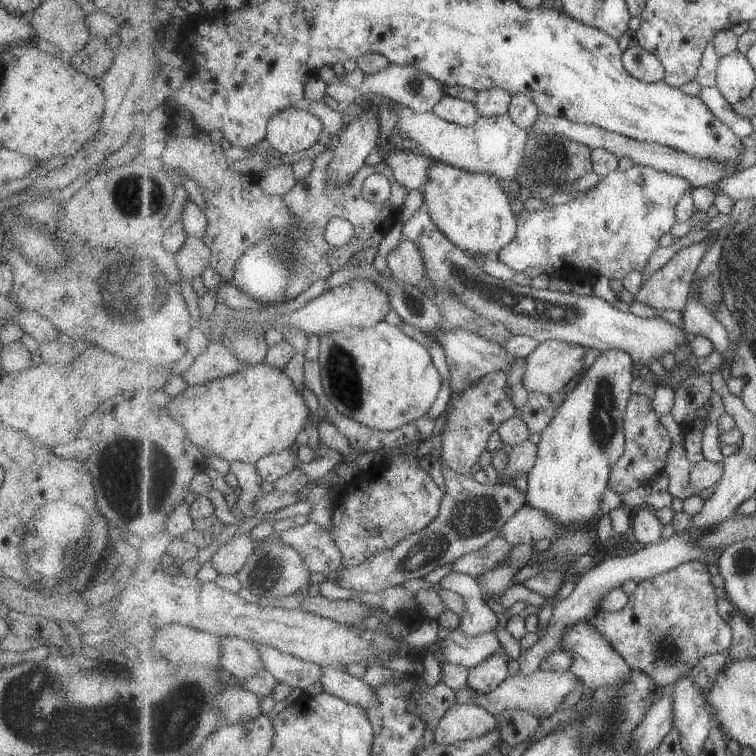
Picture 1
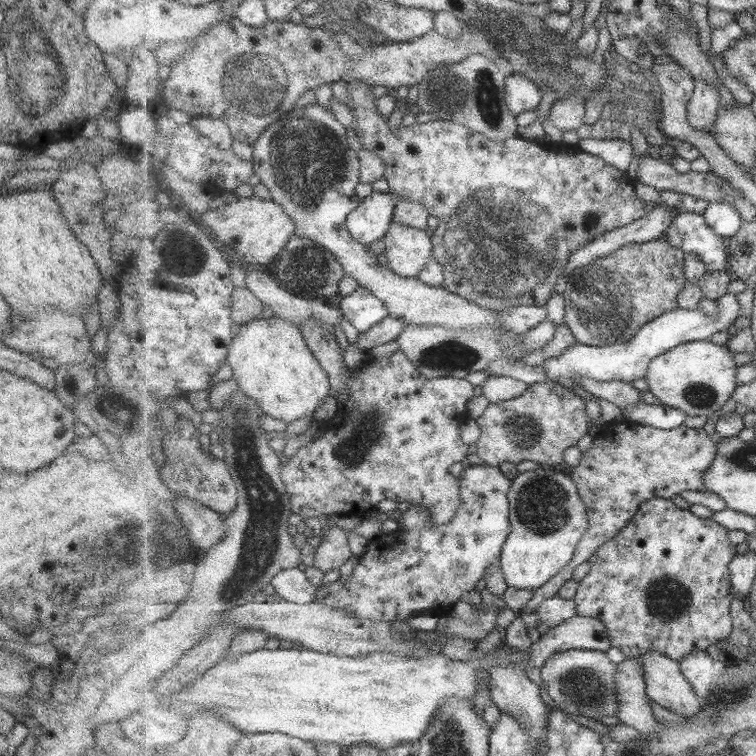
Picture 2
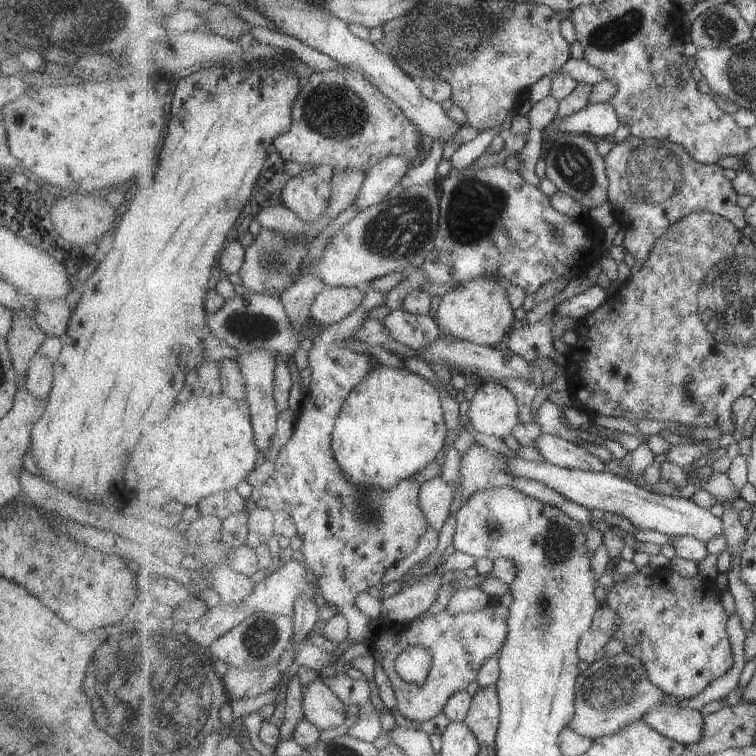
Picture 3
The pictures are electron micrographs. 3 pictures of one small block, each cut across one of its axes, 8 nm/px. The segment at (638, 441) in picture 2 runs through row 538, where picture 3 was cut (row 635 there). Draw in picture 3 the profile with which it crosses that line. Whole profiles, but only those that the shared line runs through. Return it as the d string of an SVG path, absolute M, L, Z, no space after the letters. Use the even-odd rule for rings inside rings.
M611 606L599 607L591 628L583 633L578 646L580 659L589 665L597 662L605 656L605 646L613 638L612 634L617 630L620 623L619 613Z

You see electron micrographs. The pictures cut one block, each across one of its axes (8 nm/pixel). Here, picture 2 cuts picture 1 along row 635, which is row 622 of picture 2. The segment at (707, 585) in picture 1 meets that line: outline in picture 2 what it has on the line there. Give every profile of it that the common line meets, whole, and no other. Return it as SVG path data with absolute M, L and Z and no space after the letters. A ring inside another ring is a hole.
M658 498L651 499L644 502L640 506L638 513L632 518L630 523L623 529L615 538L606 542L601 548L592 556L590 560L590 570L588 574L580 581L579 590L574 598L577 603L577 614L581 617L599 618L601 622L605 622L608 626L609 638L612 640L612 646L620 649L629 659L639 659L645 652L657 650L661 654L668 655L669 658L677 661L683 660L689 654L695 654L699 650L708 650L721 639L726 640L734 629L734 622L732 619L732 602L733 588L732 574L730 569L731 561L738 555L737 547L731 544L729 538L729 531L721 523L715 522L711 517L699 518L689 510L683 510L676 505L674 499Z

